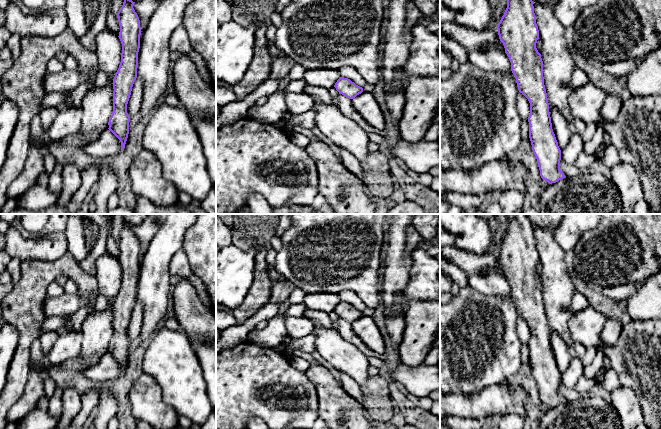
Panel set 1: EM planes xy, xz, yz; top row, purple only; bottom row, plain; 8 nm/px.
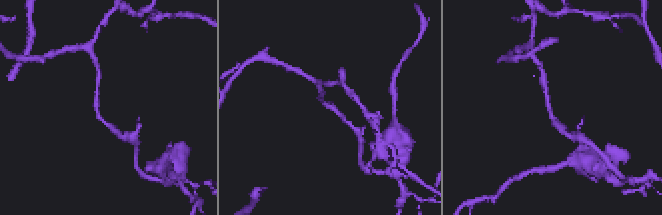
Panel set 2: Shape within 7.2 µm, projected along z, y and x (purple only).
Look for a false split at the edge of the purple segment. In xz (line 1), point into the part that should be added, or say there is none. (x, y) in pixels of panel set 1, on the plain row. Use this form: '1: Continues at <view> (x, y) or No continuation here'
1: No continuation here

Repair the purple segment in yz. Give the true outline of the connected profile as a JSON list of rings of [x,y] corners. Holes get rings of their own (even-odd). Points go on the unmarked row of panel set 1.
[[[506,214],[507,232],[497,248],[498,259],[505,277],[511,286],[511,295],[516,302],[517,311],[530,327],[529,362],[533,377],[537,383],[540,400],[549,408],[565,402],[560,394],[561,374],[552,353],[549,327],[544,309],[543,285],[536,272],[539,254],[534,237],[534,226],[526,214]]]

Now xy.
[[[124,222],[123,229],[117,237],[122,277],[119,292],[113,303],[113,336],[108,353],[120,364],[121,374],[124,373],[129,358],[130,340],[127,337],[127,328],[137,302],[140,272],[141,251],[139,241],[133,232],[134,227]]]

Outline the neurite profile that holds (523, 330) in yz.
[[[519,316],[516,331],[522,344],[528,344],[530,338],[530,327],[528,323]]]

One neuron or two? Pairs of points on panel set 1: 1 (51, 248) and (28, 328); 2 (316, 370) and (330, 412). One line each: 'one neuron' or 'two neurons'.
1: two neurons
2: one neuron

